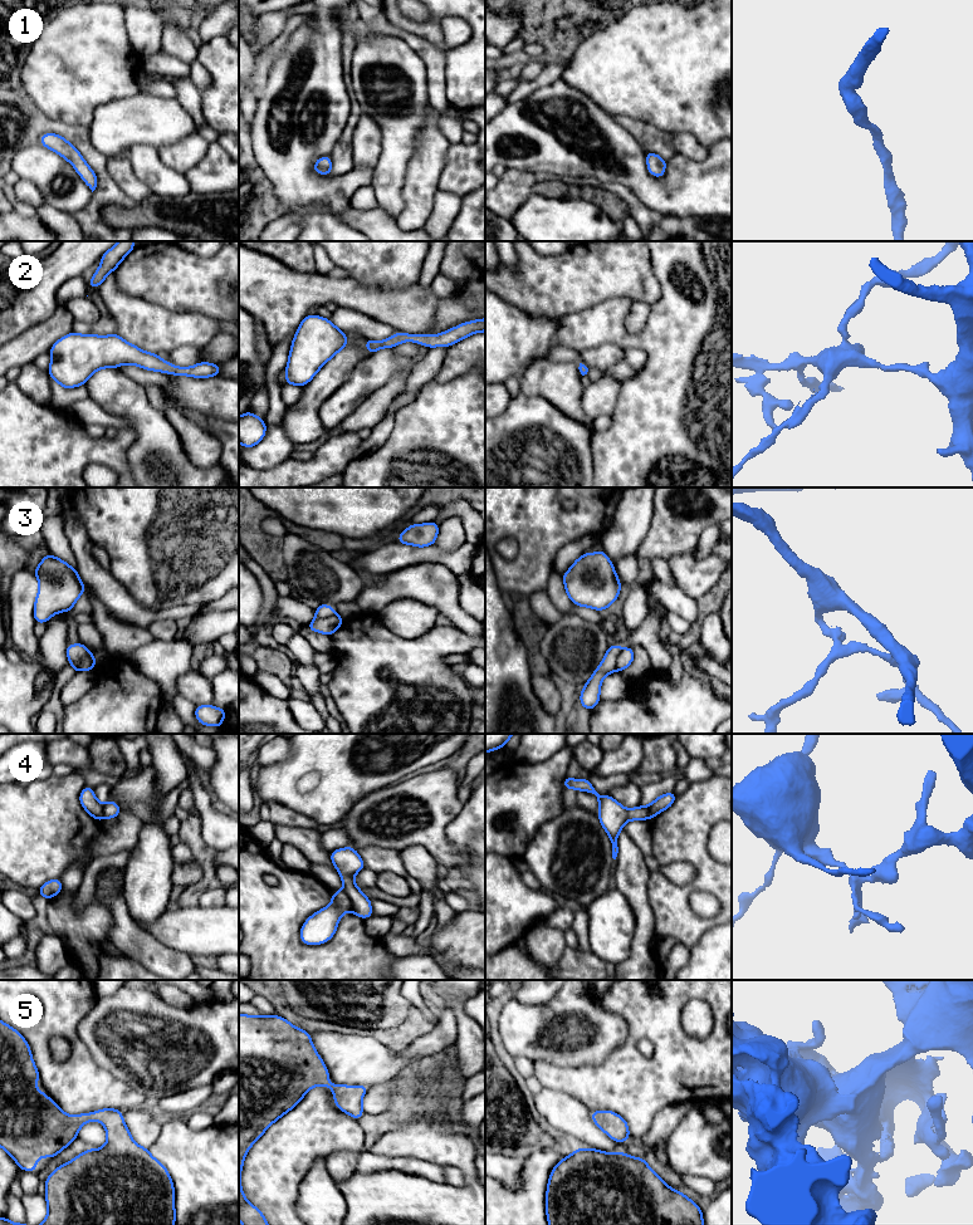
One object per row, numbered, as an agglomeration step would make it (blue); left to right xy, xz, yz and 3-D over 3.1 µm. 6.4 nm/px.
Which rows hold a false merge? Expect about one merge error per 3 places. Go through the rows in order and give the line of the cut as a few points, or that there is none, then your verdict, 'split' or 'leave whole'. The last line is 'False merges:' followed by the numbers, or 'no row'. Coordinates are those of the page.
1: no cut; leave whole
2: no cut; leave whole
3: cut in xy along (89, 652), (78, 661), (69, 661); split
4: cut in xz along (343, 890), (352, 910); split
5: no cut; leave whole
False merges: 3, 4

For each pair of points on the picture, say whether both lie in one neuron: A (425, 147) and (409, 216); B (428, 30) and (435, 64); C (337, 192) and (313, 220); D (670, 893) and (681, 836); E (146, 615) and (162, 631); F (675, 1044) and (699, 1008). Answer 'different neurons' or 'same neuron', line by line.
A: same neuron
B: different neurons
C: same neuron
D: same neuron
E: different neurons
F: different neurons

